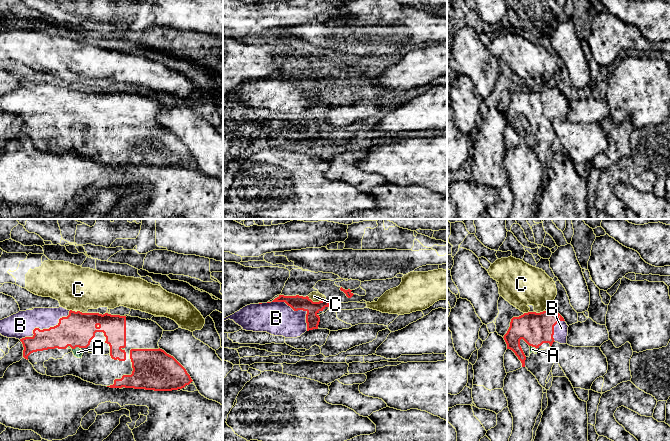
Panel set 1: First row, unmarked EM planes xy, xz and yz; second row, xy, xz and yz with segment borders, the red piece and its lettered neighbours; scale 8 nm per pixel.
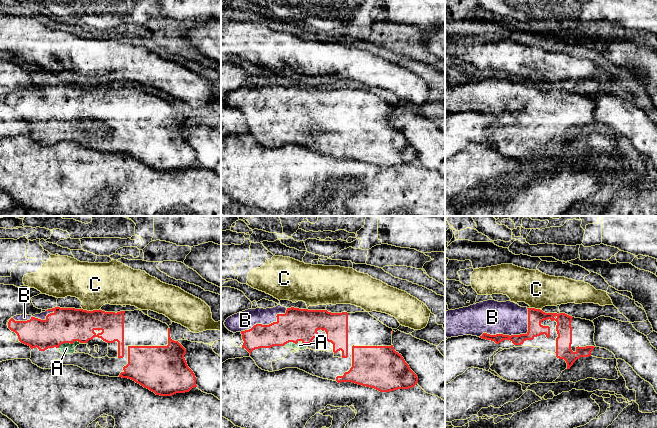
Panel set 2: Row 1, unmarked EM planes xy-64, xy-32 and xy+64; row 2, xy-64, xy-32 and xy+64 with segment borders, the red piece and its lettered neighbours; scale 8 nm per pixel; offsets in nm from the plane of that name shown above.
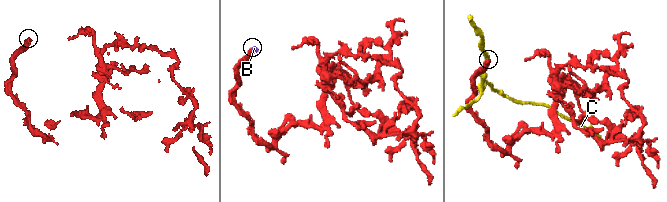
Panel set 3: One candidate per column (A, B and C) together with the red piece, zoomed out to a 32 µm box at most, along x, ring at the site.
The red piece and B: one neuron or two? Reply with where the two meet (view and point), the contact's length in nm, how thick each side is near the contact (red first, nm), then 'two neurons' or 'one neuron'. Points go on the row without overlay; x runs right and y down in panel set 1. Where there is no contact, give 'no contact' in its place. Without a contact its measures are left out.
meets red in xy at (44, 105); contact 480 nm long; 260 nm thick on the red side, 200 nm on the other; one neuron

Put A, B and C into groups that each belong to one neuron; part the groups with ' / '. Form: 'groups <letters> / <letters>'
groups A B / C

